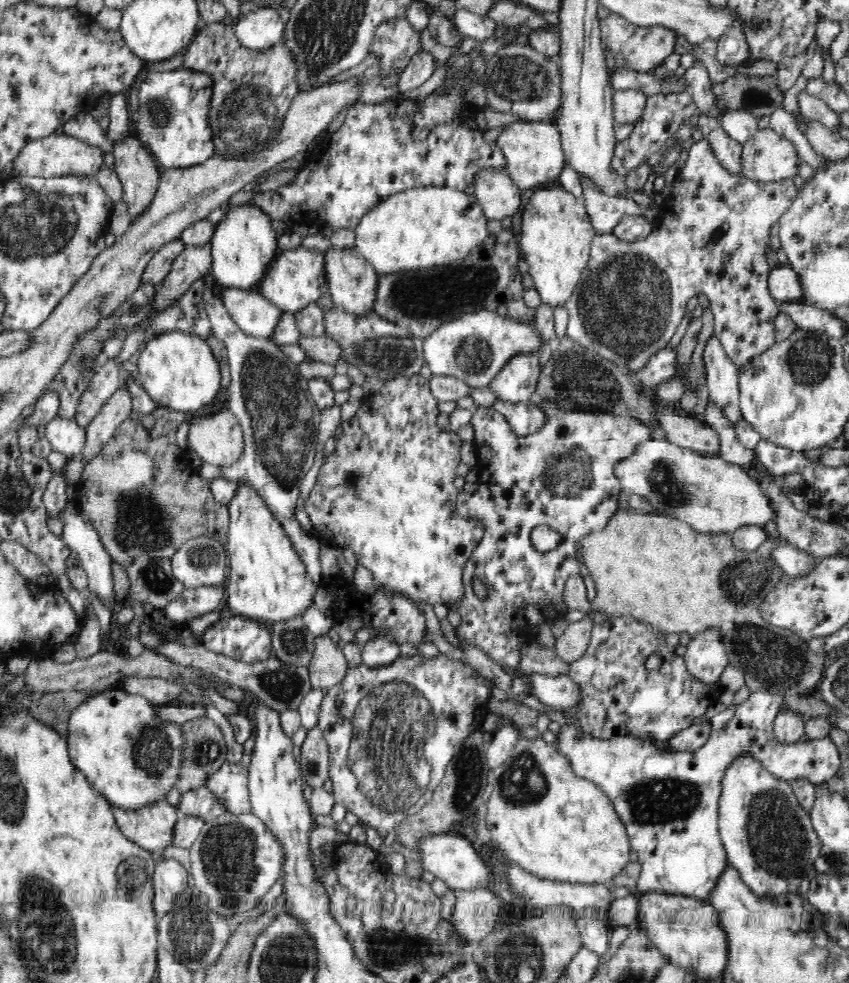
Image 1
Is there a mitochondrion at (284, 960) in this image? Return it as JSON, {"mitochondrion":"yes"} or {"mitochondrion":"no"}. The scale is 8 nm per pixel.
{"mitochondrion":"yes"}

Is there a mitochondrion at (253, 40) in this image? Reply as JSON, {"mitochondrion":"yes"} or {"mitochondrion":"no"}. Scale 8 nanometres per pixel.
{"mitochondrion":"no"}

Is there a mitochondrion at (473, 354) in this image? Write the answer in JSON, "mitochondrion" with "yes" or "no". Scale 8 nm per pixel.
{"mitochondrion":"yes"}

